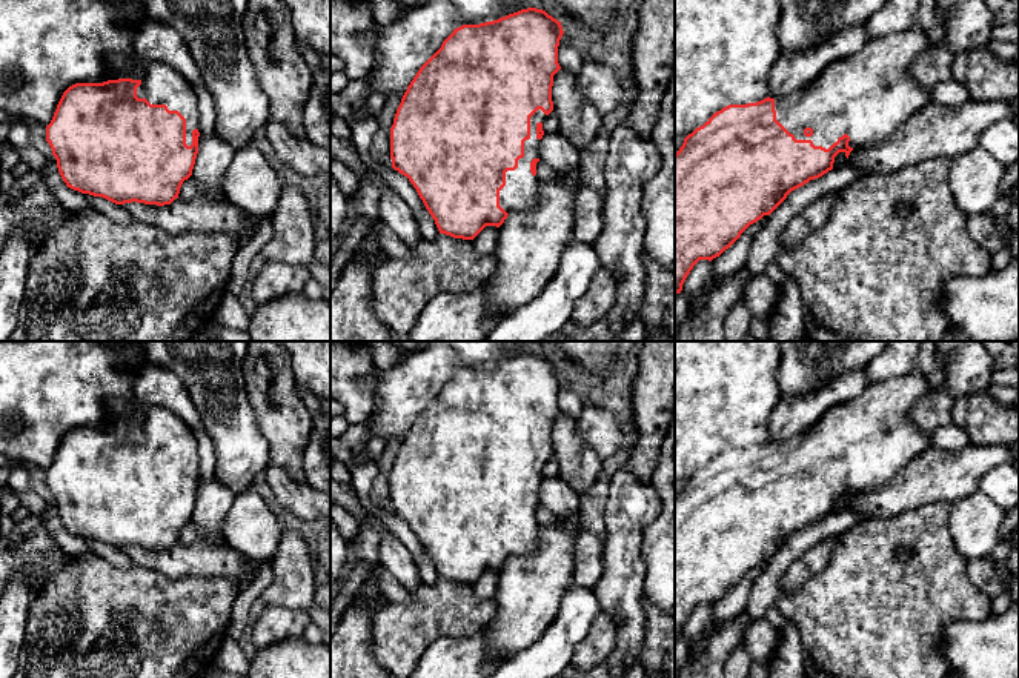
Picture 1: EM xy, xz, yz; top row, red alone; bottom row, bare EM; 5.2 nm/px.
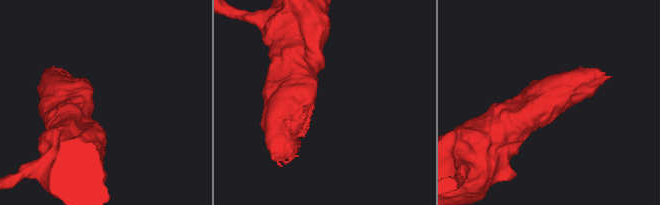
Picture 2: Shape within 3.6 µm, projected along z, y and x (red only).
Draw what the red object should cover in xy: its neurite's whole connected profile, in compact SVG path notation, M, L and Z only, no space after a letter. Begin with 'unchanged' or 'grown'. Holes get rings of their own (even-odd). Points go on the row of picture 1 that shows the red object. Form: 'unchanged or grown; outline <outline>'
grown; outline M137 55L129 61L112 58L111 66L114 74L108 81L69 86L46 126L58 172L68 188L115 204L171 204L192 175L198 154L195 88L174 68ZM129 66L137 66L143 77L134 80Z

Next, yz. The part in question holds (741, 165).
grown; outline M919 25L868 40L861 51L830 63L808 86L790 97L729 105L689 134L675 154L675 295L682 291L699 260L719 257L750 224L770 215L792 191L831 171L839 152L848 158L855 148L879 145L928 105L931 92L911 78L910 66L930 45Z

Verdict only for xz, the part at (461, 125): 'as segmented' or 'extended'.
extended

